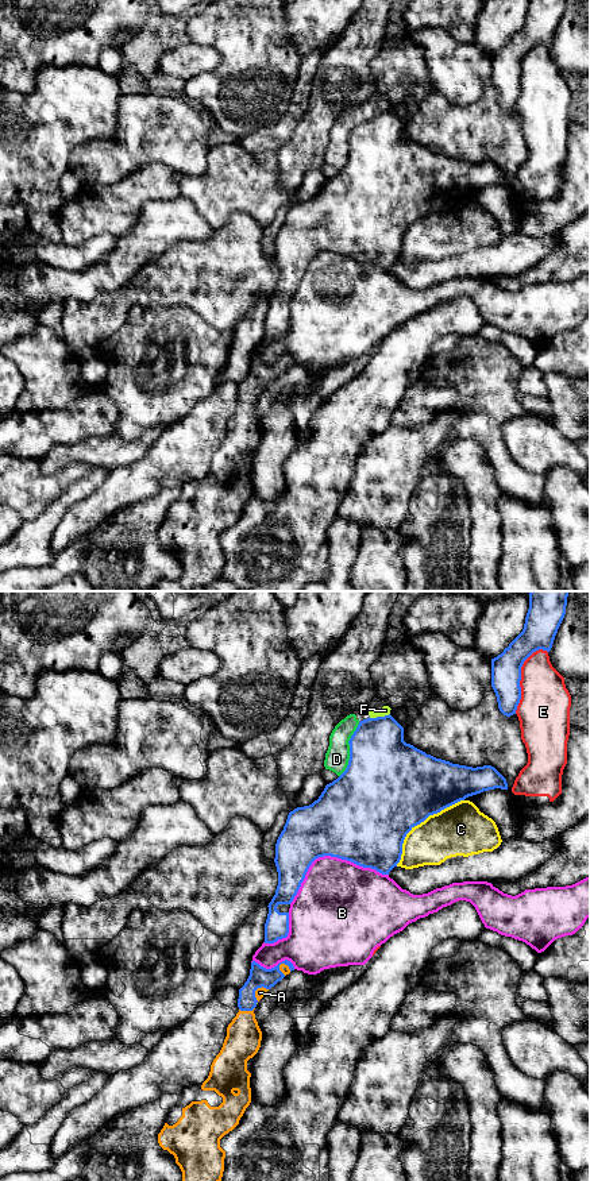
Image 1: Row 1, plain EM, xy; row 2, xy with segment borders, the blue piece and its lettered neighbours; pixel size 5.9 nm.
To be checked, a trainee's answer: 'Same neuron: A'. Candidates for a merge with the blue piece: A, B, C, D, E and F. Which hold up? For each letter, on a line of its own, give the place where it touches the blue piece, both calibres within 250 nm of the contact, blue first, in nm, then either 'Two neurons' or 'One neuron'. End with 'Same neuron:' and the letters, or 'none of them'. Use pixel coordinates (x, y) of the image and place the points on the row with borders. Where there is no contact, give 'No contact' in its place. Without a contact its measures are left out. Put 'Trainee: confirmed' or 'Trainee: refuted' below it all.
A: Touches blue at xy (255, 990). Thickness 120 nm (blue) against 60 nm. One neuron
B: Touches blue at xy (330, 855). Thickness 480 nm (blue) against 440 nm. Two neurons
C: Touches blue at xy (419, 824). Thickness 500 nm (blue) against 300 nm. Two neurons
D: Touches blue at xy (350, 749). Thickness 440 nm (blue) against 140 nm. Two neurons
E: Touches blue at xy (520, 676). Thickness 180 nm (blue) against 300 nm. Two neurons
F: Touches blue at xy (380, 717). Thickness 360 nm (blue) against 60 nm. Two neurons
Same neuron: A
Trainee: confirmed

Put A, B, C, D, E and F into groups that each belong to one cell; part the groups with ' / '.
A / B / C / D F / E

